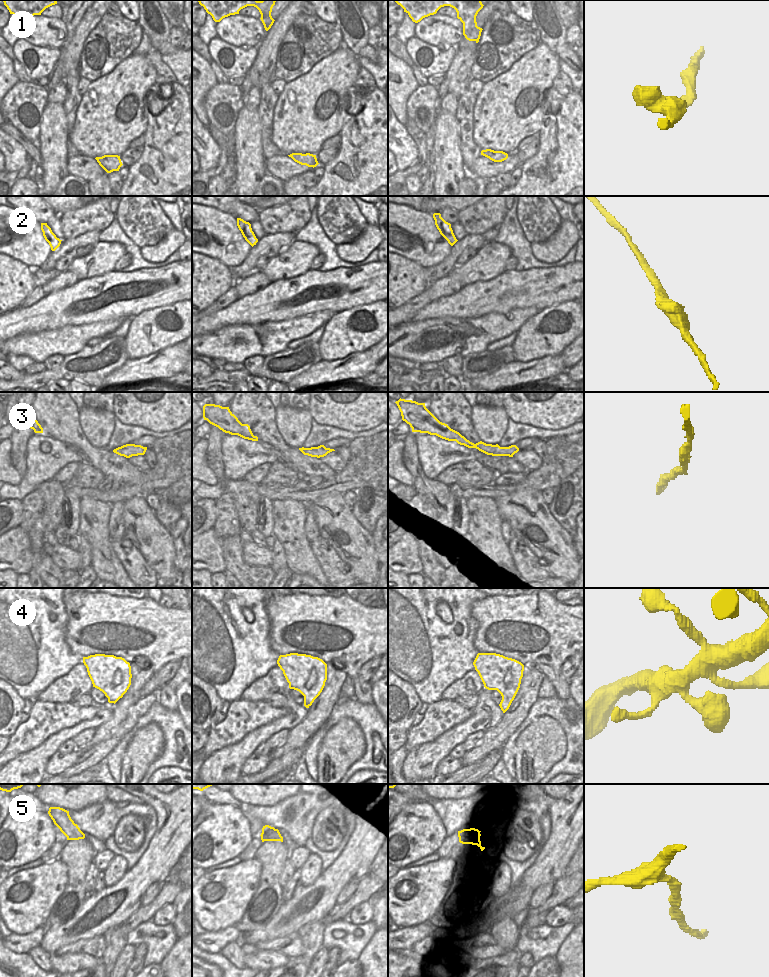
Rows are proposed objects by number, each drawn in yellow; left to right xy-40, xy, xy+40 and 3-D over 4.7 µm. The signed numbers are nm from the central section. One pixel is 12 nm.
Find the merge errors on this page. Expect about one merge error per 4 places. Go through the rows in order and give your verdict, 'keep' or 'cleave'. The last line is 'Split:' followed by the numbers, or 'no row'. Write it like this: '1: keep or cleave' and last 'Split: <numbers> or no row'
1: keep
2: keep
3: keep
4: keep
5: keep
Split: no row

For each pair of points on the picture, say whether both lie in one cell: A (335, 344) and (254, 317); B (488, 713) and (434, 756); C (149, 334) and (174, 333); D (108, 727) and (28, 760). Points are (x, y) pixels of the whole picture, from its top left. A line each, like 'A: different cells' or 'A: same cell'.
A: different cells
B: same cell
C: same cell
D: different cells

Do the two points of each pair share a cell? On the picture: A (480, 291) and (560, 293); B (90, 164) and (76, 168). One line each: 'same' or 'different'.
A: same
B: same

